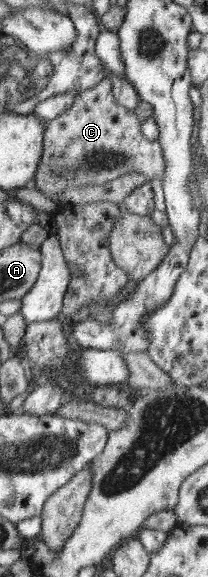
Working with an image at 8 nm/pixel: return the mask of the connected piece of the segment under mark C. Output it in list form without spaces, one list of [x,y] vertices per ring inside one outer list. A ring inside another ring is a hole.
[[[108,78],[100,81],[98,85],[92,87],[90,90],[81,91],[79,97],[76,99],[76,102],[69,111],[66,111],[63,115],[60,115],[49,122],[47,132],[44,133],[44,159],[40,160],[40,165],[36,168],[36,176],[34,176],[33,183],[34,187],[36,187],[36,189],[40,189],[43,194],[46,194],[52,202],[57,204],[57,207],[58,205],[64,205],[58,201],[58,197],[60,197],[60,195],[62,195],[68,187],[75,188],[84,187],[84,185],[100,185],[102,183],[106,183],[106,181],[112,181],[113,179],[120,177],[120,175],[124,175],[132,171],[142,173],[148,182],[154,178],[158,178],[161,181],[162,178],[164,178],[164,168],[166,168],[166,165],[164,165],[164,156],[160,155],[160,147],[156,147],[158,143],[150,143],[150,141],[144,137],[141,131],[140,119],[138,119],[135,111],[132,109],[126,109],[126,107],[123,107],[120,103],[117,103],[116,99],[114,99],[114,95],[112,94],[112,88],[112,81]]]

